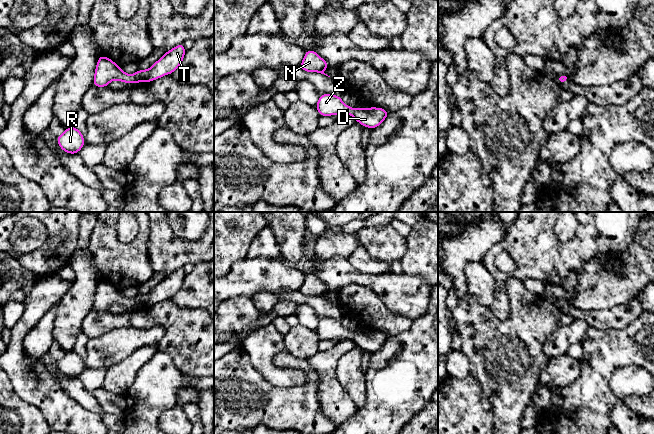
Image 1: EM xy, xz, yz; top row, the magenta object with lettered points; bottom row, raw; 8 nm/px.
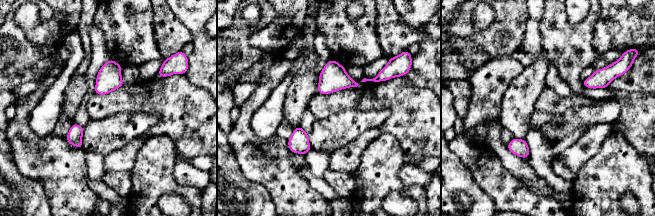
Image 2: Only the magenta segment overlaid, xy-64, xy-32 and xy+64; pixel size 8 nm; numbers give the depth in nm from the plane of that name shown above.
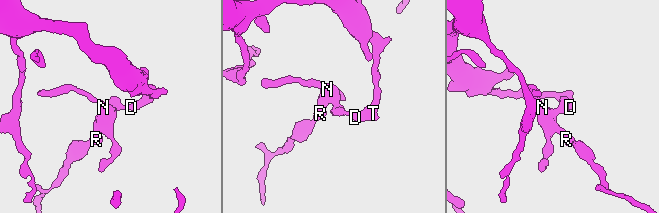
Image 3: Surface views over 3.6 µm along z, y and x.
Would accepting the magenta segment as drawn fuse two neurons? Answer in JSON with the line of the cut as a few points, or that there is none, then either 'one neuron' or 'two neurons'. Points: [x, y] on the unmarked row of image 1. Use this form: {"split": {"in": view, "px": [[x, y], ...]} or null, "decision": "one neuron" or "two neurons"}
{"split": null, "decision": "one neuron"}

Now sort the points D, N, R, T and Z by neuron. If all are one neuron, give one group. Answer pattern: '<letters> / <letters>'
D N R T Z

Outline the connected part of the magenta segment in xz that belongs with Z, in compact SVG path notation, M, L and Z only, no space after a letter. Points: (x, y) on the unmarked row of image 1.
M329 317L319 320L319 325L315 331L320 340L332 340L336 338L352 339L356 346L370 353L378 351L389 339L385 333L377 331L358 331L355 334L345 329L341 324L341 320Z

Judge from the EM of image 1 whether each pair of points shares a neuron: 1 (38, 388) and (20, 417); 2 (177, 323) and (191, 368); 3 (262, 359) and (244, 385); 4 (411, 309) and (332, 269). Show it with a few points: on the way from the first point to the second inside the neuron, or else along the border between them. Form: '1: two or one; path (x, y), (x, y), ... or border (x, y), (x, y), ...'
1: two; border (12, 387), (23, 399), (33, 404), (46, 419)
2: one; path (187, 334), (187, 346), (191, 350), (191, 357)
3: two; border (242, 349), (248, 355), (251, 365), (271, 385)
4: one; path (391, 289), (375, 281), (352, 276)

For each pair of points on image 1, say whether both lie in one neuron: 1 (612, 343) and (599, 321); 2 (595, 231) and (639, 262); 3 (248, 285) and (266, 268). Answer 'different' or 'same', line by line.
1: different
2: different
3: same

